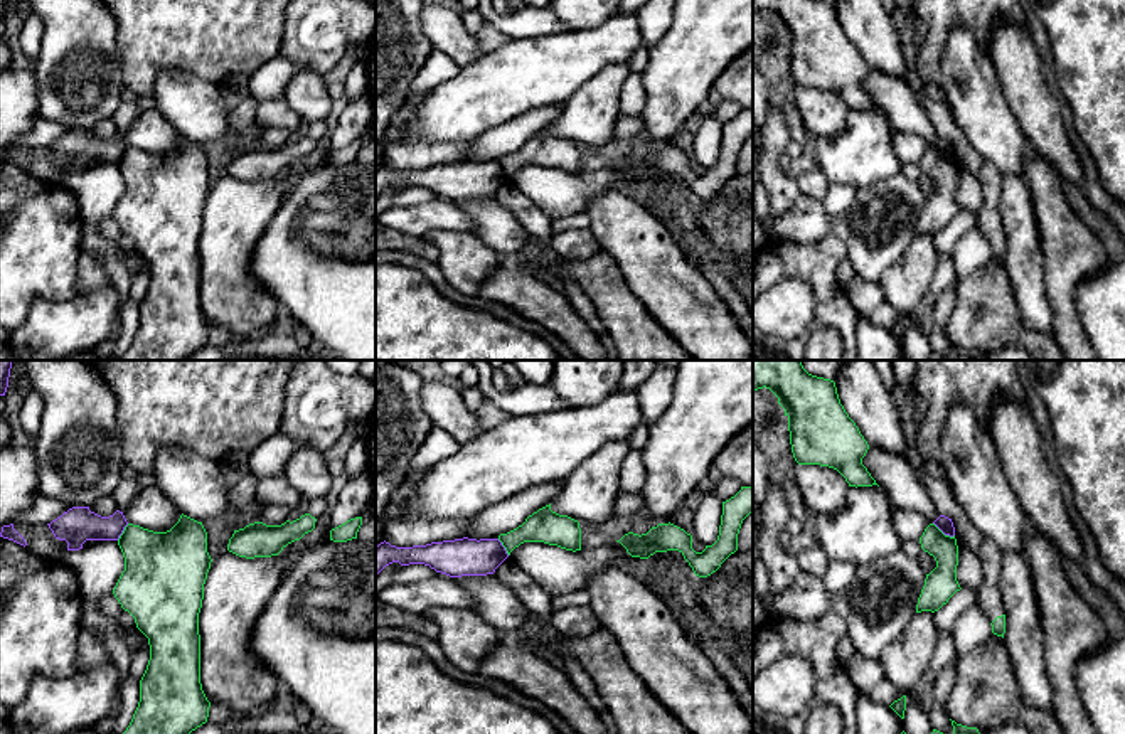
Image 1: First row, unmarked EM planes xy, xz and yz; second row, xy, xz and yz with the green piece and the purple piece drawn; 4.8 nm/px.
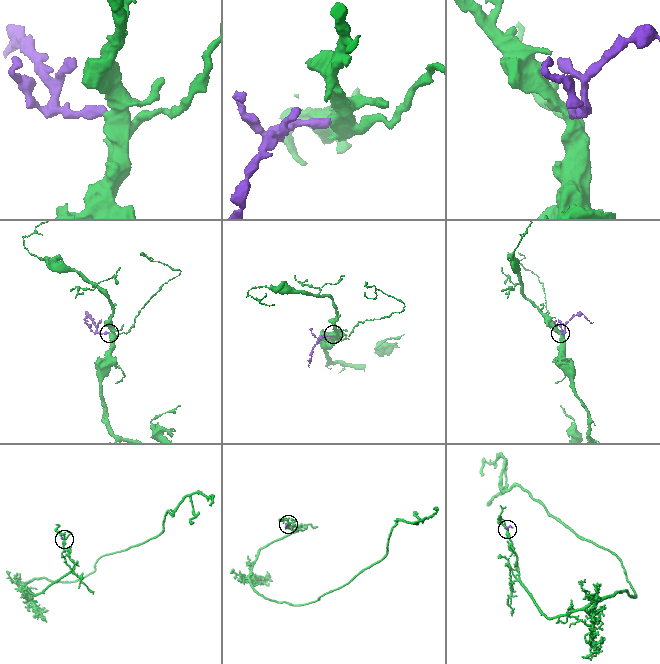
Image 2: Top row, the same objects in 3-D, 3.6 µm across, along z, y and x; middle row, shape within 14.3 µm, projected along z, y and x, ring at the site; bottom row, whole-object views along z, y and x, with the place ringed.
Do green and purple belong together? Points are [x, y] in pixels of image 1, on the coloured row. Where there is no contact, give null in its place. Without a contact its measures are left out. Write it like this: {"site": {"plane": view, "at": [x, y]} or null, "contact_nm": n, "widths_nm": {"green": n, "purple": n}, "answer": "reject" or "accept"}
{"site": {"plane": "yz", "at": [942, 532]}, "contact_nm": 120, "widths_nm": {"green": 160, "purple": 70}, "answer": "reject"}

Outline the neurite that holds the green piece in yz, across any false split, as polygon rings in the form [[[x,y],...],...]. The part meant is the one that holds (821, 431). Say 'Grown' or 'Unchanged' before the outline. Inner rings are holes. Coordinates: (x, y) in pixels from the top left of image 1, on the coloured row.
Unchanged. [[[753,360],[753,392],[770,389],[788,418],[790,444],[798,465],[837,470],[849,487],[877,485],[862,465],[869,444],[840,404],[835,382],[808,374],[802,360]]]

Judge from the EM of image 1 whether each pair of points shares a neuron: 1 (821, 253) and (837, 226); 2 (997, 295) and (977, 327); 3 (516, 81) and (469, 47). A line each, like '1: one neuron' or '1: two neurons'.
1: two neurons
2: one neuron
3: two neurons

